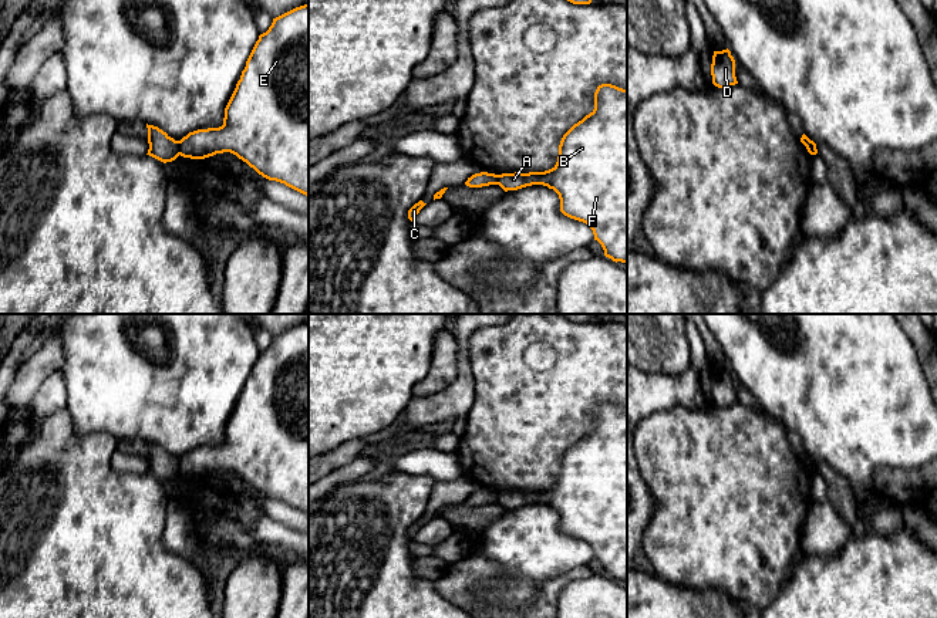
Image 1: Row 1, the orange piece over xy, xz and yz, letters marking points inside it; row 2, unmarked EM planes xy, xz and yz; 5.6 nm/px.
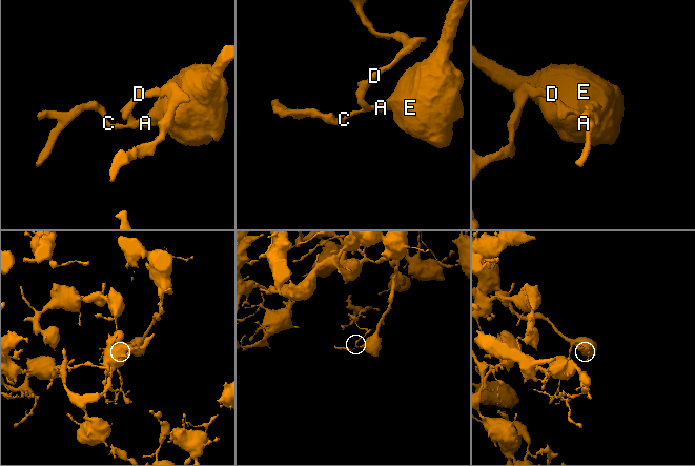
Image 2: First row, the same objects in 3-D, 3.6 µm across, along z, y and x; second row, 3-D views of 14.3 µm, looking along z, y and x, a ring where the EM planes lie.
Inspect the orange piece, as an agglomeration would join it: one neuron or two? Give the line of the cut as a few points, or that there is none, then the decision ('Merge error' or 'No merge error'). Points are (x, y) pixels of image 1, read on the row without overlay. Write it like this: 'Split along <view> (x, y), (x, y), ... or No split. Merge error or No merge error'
Split along xy (177, 459), (181, 472). Merge error

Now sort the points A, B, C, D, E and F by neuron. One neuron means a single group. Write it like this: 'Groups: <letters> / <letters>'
Groups: A B E F / C D

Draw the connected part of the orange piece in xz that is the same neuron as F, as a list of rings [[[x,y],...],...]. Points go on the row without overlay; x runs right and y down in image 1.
[[[601,402],[594,411],[594,428],[574,442],[562,456],[556,483],[545,490],[498,493],[505,510],[532,503],[553,507],[560,517],[560,530],[586,541],[604,574],[627,581],[627,408]]]

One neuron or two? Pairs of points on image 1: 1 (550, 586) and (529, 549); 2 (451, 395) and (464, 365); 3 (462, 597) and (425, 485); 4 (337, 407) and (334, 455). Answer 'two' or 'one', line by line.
1: two
2: one
3: two
4: two

